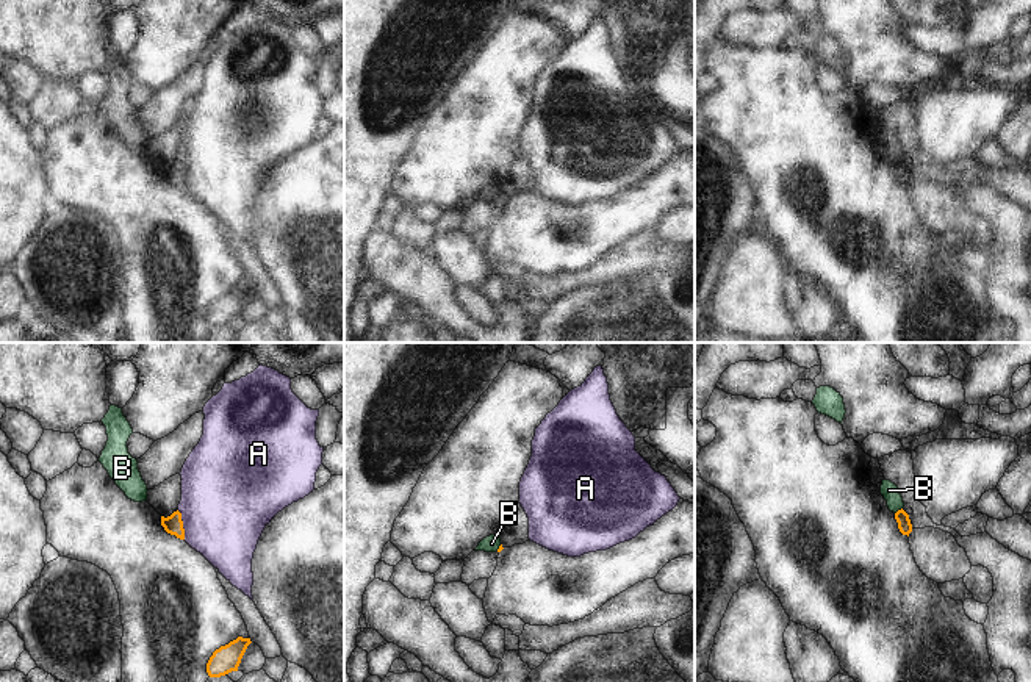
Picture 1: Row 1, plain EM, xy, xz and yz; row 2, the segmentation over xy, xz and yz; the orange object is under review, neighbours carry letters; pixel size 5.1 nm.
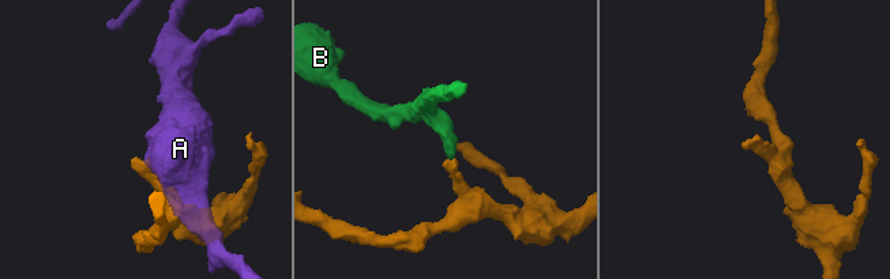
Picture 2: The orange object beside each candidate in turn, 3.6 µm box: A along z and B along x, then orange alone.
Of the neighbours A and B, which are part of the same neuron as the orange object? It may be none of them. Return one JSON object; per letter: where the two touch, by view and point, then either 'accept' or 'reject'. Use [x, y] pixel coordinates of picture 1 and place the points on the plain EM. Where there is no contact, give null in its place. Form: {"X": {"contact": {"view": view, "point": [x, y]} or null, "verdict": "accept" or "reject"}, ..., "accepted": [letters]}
{"A": {"contact": {"view": "xy", "point": [182, 174]}, "verdict": "reject"}, "B": {"contact": {"view": "yz", "point": [898, 160]}, "verdict": "reject"}, "accepted": []}

